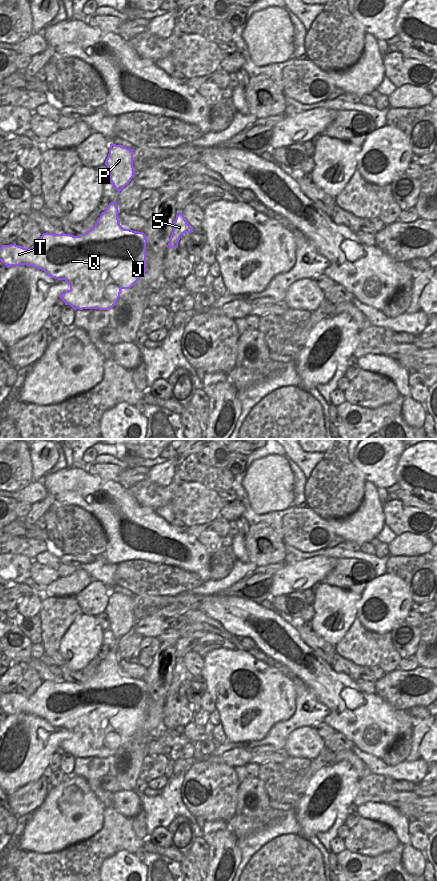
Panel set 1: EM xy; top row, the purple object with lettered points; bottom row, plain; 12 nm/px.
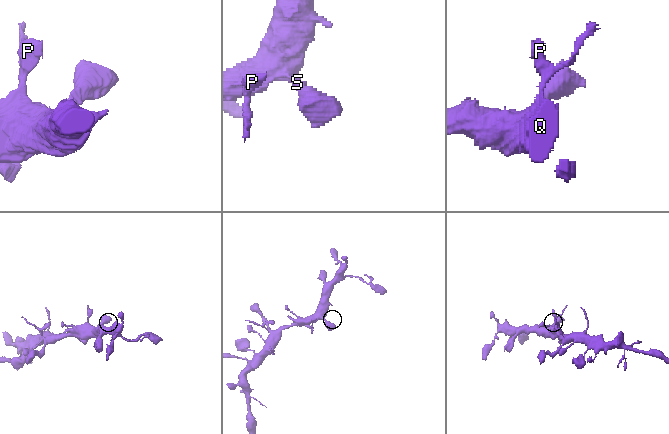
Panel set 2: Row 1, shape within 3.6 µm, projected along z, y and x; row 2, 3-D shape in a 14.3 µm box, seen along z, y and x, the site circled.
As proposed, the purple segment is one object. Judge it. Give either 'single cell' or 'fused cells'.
single cell

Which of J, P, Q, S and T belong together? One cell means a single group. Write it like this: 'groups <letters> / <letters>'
groups J P Q S T

